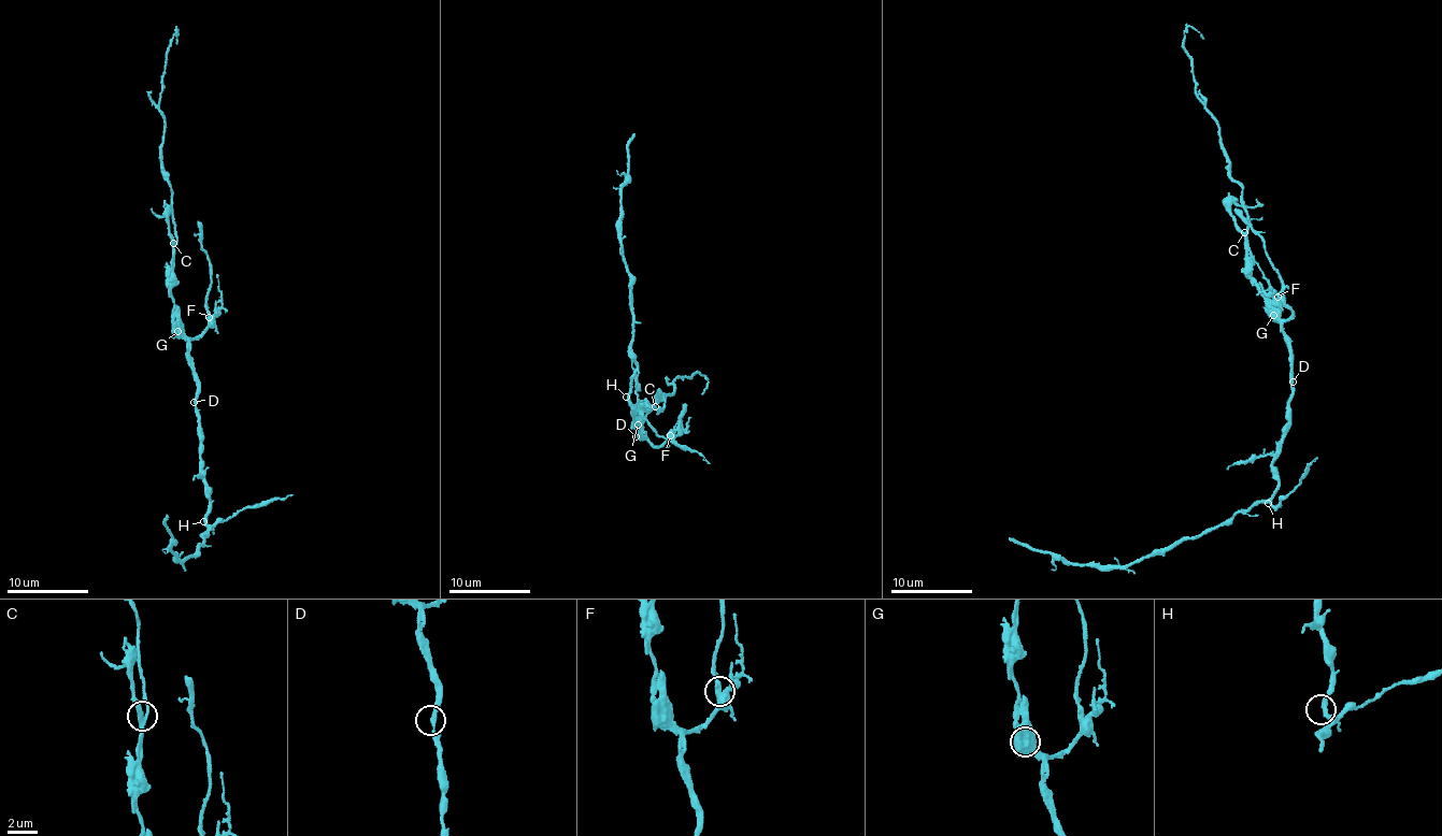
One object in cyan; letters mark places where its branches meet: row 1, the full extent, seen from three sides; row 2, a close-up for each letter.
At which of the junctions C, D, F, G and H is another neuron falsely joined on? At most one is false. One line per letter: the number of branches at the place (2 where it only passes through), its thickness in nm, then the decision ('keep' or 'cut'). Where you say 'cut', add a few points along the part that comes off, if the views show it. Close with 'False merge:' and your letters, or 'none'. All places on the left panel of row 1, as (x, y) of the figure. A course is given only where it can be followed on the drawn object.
C: 3 branches meet; 280 nm thick; keep
D: 2 branches meet; 280 nm thick; keep
F: 3 branches meet; 400 nm thick; keep
G: 2 branches meet; 900 nm thick; cut; foreign part runs (177, 330), (173, 287), (176, 231), (171, 187), (162, 168), (160, 97), (175, 29), (176, 43)
H: 3 branches meet; 240 nm thick; keep
False merge: G

